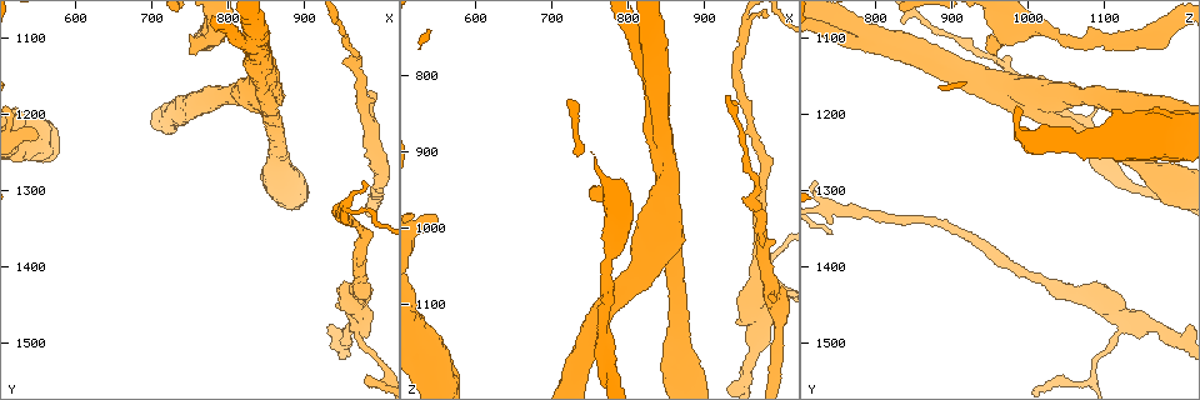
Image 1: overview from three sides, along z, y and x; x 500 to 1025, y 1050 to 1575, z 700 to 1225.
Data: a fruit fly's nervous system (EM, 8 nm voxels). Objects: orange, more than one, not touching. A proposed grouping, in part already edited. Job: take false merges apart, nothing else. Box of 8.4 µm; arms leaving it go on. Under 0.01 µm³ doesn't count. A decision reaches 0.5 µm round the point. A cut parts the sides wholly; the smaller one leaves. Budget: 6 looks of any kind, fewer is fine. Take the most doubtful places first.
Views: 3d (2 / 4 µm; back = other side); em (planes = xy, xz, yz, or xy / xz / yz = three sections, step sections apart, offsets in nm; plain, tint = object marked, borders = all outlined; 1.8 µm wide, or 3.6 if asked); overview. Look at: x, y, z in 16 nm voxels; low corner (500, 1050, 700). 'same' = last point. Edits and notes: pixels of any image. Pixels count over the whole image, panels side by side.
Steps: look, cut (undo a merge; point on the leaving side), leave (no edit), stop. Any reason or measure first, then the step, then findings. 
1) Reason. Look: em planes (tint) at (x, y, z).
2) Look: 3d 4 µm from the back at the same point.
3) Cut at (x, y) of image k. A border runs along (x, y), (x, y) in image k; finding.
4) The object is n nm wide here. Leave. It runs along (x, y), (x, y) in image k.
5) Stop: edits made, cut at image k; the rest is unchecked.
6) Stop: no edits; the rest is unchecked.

Look: em planes (tint) at (825, 1090, 765).

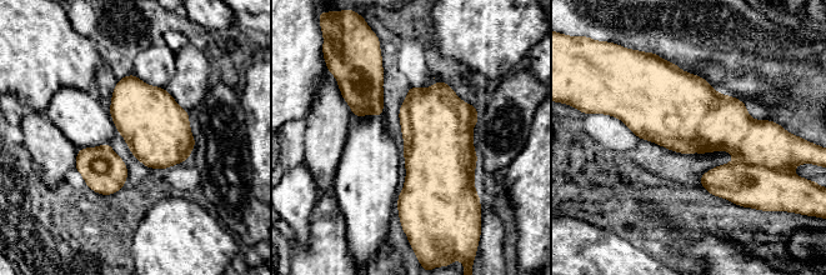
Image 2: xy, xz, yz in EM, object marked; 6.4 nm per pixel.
Cut at (752, 186) of image 2. A border runs along (735, 159), (771, 170) in image 2; two neurons meet here.

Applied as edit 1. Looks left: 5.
Look: overview.

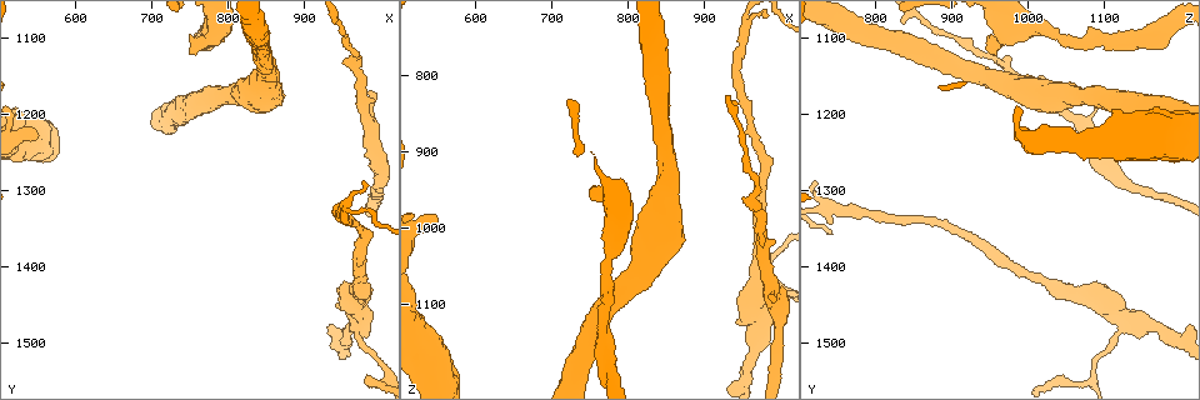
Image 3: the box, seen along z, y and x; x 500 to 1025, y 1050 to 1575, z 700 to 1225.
Arms part here. Look: em planes (tint) at (970, 1465, 1125).

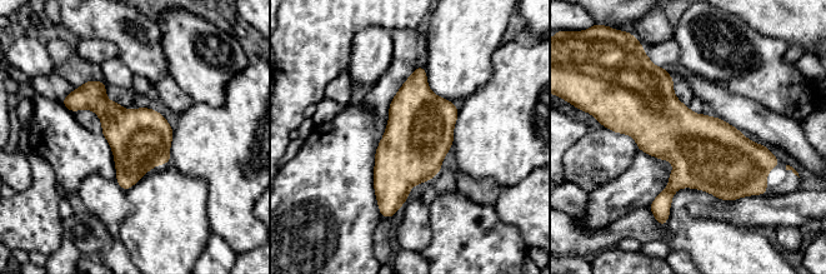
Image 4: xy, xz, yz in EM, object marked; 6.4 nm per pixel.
The object is 400 nm wide here. Leave. One neuron here.

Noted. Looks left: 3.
Sudden change in width. Look: 3d 4 µm at (990, 1220, 1070).

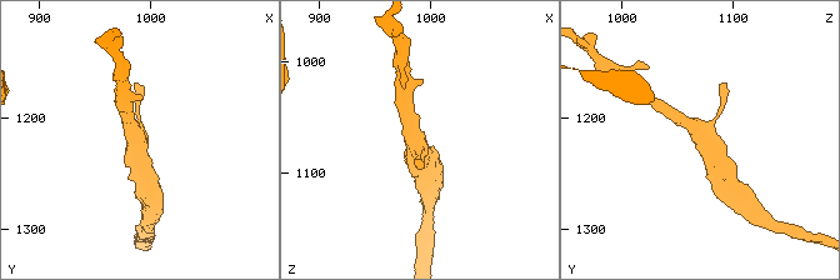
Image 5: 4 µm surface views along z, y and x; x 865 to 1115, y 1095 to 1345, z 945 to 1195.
Need the tissue. Look: em planes (tint) at (988, 1218, 1074).

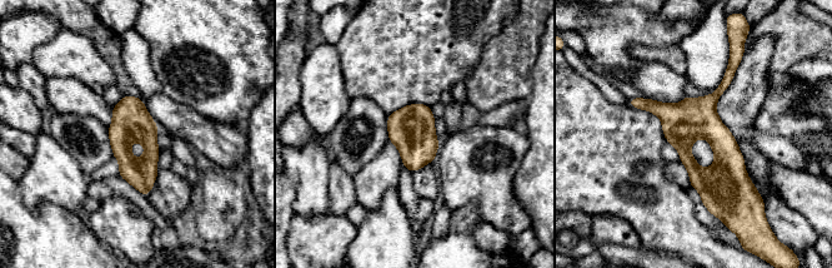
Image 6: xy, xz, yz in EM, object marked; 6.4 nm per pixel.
The object is 240 nm wide here. Leave. It runs along (731, 69), (710, 102), (722, 142), (713, 207) in image 6; all the same neuron.

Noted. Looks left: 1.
Stop: edits made, cut at image 2; the rest is unchecked.

